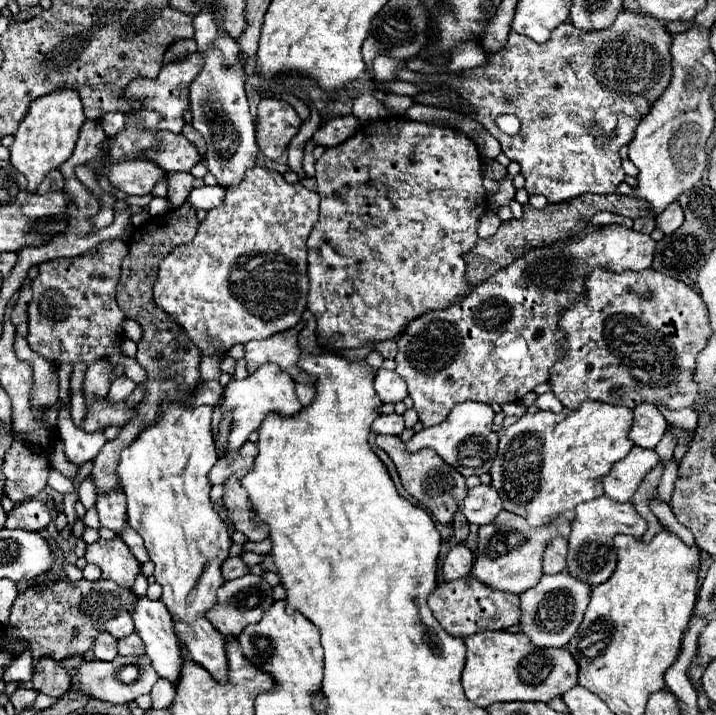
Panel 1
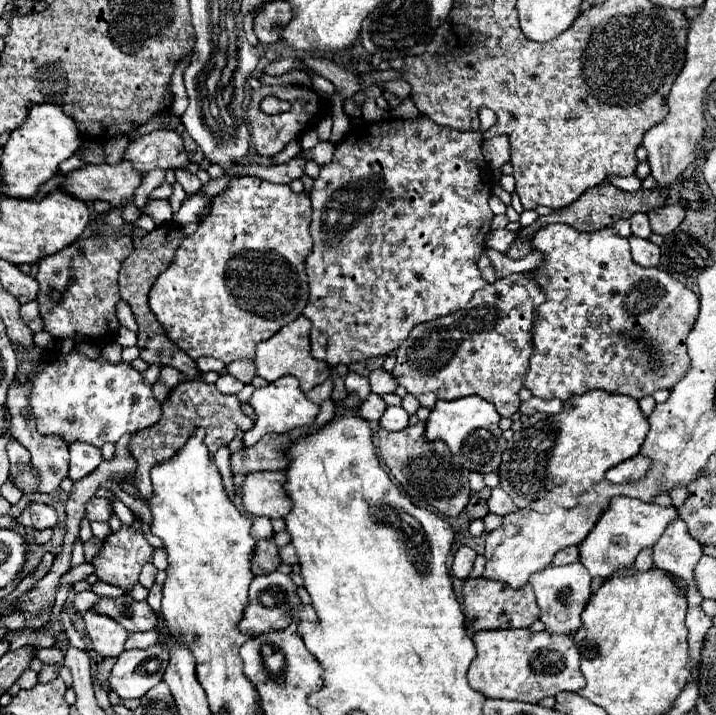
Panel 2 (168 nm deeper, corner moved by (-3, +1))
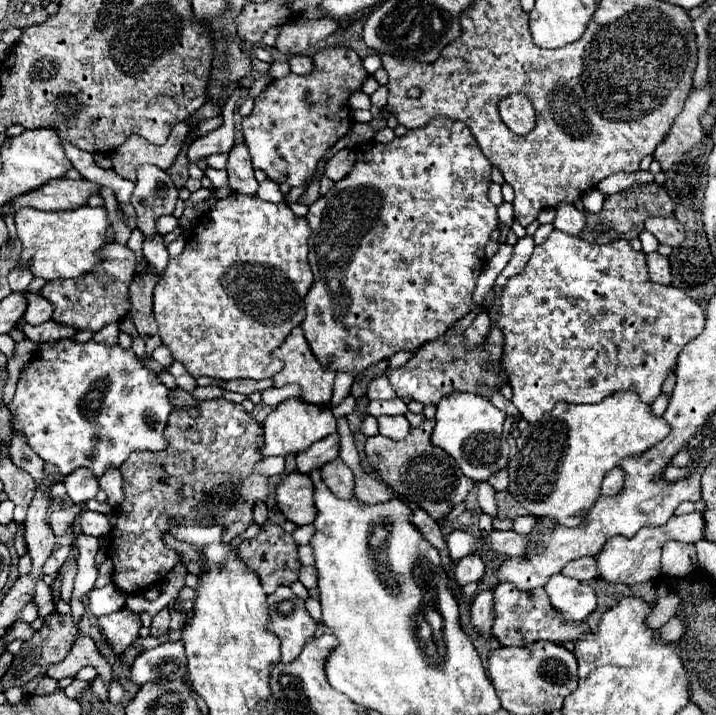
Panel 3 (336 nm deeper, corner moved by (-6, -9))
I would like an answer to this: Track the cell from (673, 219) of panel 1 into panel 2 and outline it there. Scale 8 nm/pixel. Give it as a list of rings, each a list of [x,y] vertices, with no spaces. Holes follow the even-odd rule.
[[[661,206],[661,208],[655,208],[649,212],[651,230],[655,234],[663,234],[663,236],[673,232],[681,224],[683,218],[685,218],[685,210],[681,206]]]

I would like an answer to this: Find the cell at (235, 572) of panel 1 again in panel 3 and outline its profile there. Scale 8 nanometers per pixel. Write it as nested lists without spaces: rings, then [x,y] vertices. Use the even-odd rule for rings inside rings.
[[[264,526],[256,538],[244,540],[240,544],[238,554],[244,558],[244,564],[252,572],[256,572],[256,576],[260,576],[262,588],[266,594],[274,594],[278,586],[294,584],[298,580],[298,572],[302,568],[302,564],[298,560],[298,544],[280,526]]]

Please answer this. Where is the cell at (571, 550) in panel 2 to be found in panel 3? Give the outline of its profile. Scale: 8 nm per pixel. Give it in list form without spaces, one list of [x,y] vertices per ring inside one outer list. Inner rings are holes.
[[[584,556],[584,558],[572,560],[572,562],[566,564],[566,568],[562,570],[562,574],[570,576],[570,578],[578,578],[578,580],[582,580],[582,582],[594,580],[594,578],[598,578],[596,558],[594,558],[594,556]]]

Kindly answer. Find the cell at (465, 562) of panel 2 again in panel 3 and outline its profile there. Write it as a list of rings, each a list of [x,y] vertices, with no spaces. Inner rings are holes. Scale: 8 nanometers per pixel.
[[[478,554],[460,558],[454,564],[454,576],[456,576],[458,586],[464,586],[468,582],[480,582],[480,578],[484,576],[484,562],[482,562],[482,558]]]

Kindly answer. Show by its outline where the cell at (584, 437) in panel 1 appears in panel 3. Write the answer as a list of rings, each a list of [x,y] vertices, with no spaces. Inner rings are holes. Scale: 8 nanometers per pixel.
[[[634,390],[614,392],[596,404],[556,404],[552,412],[542,416],[542,420],[528,424],[516,438],[518,452],[508,464],[510,486],[508,492],[534,516],[552,516],[562,526],[576,528],[594,506],[594,500],[600,496],[600,484],[608,470],[620,466],[622,458],[638,456],[648,448],[656,446],[666,438],[670,426],[664,418],[650,412],[650,404],[644,404]]]

